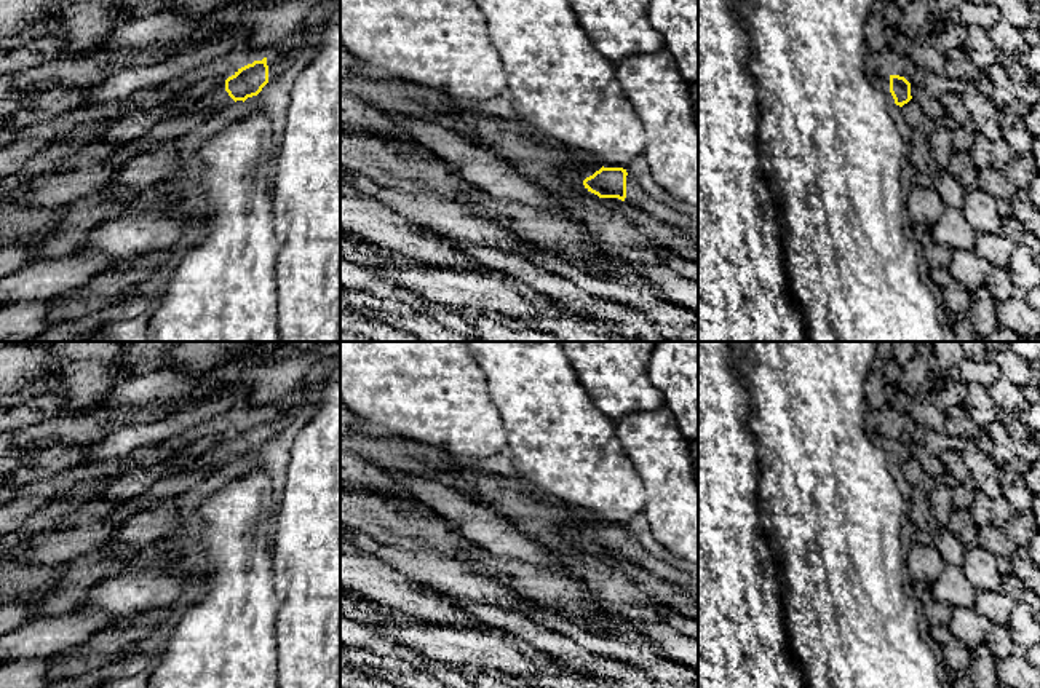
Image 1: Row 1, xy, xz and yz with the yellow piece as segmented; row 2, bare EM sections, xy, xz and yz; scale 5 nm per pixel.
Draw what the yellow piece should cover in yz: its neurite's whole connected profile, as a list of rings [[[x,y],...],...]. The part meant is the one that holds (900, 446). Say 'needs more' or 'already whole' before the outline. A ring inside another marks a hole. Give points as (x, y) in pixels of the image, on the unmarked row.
needs more | [[[874,431],[872,442],[887,452],[888,461],[903,465],[912,457],[911,441],[904,434]]]

